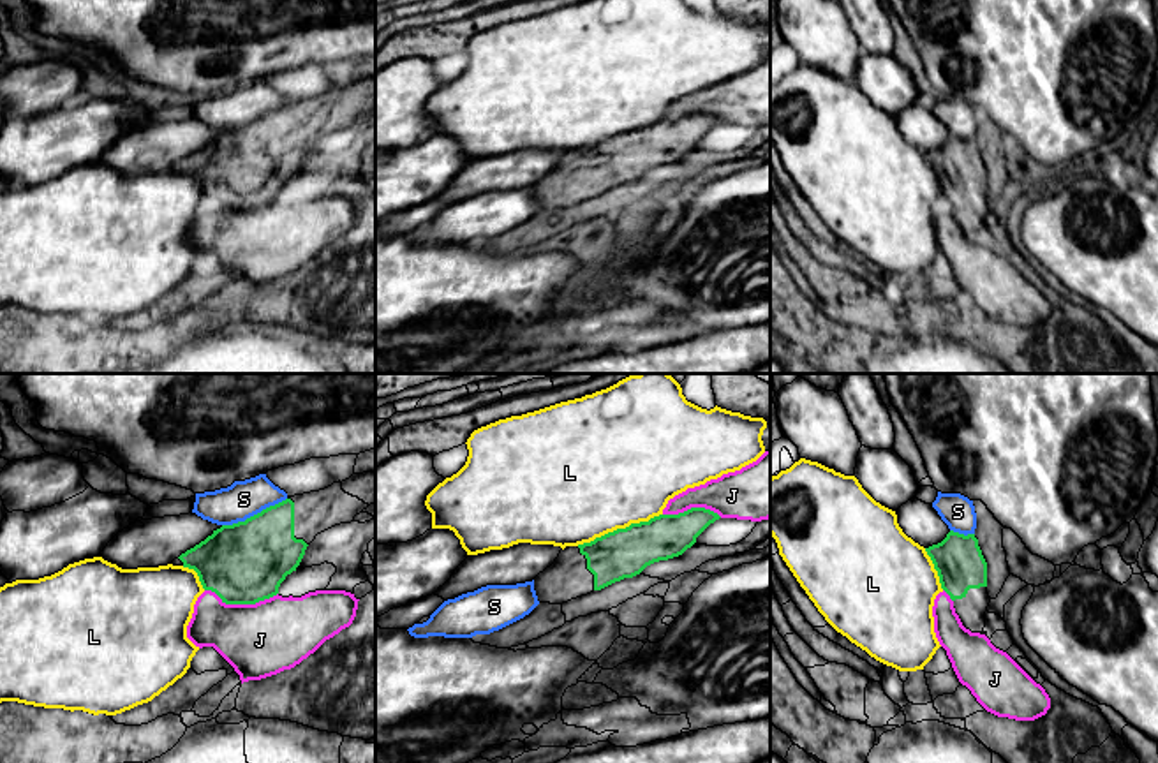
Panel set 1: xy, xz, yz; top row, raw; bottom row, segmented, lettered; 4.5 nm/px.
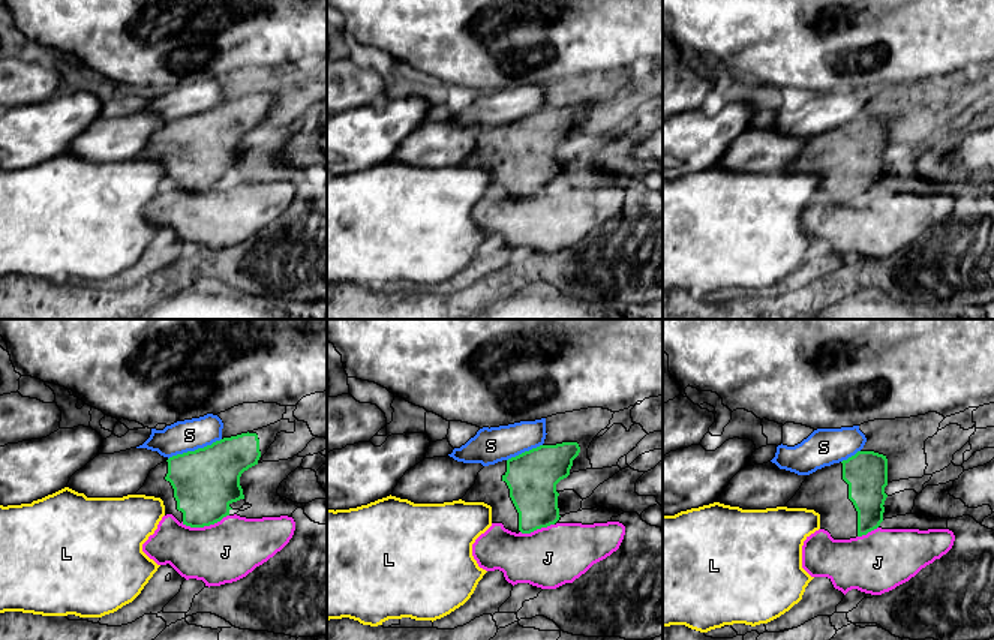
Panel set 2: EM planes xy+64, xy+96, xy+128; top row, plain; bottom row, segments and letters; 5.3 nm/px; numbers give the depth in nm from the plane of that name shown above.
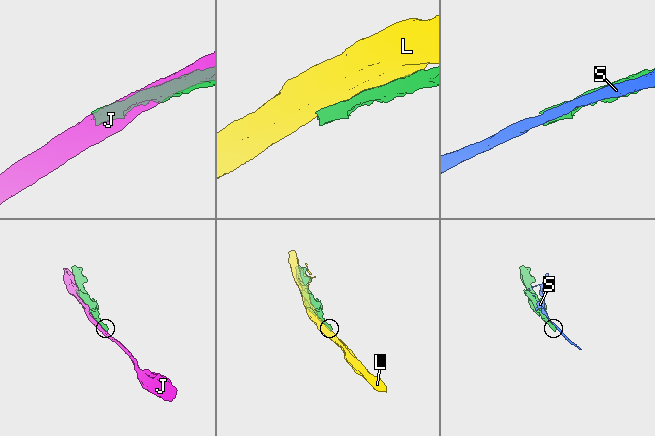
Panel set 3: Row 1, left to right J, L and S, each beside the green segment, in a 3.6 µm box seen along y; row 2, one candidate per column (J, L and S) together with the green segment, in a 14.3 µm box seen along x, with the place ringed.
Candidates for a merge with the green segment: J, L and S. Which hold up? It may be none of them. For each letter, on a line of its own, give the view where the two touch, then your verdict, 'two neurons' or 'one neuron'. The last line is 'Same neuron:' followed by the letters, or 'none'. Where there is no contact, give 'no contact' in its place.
J: contact in xy; two neurons
L: contact in xz; two neurons
S: contact in xy; two neurons
Same neuron: none

